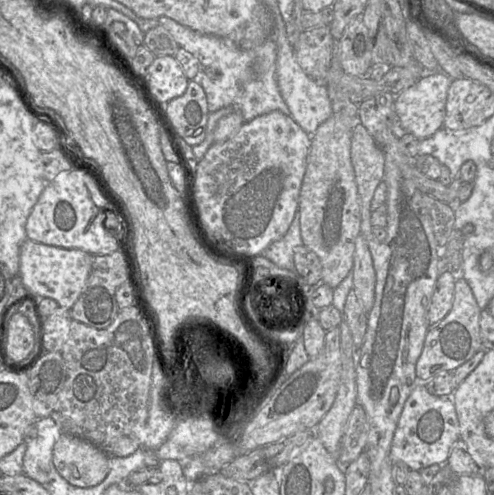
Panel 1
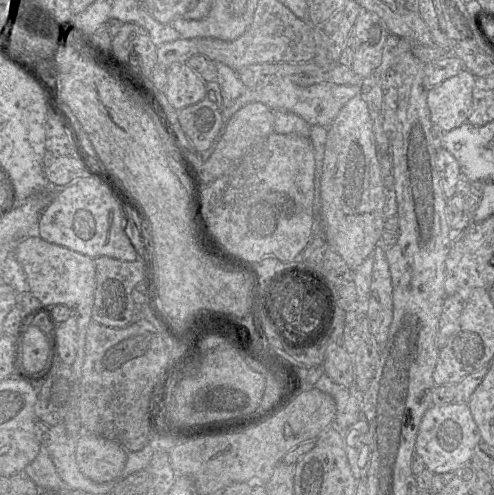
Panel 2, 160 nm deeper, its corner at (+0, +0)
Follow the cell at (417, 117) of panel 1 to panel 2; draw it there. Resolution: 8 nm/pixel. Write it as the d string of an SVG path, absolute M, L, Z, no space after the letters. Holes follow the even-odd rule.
M467 70L446 79L427 92L432 122L448 132L468 121L477 77Z

